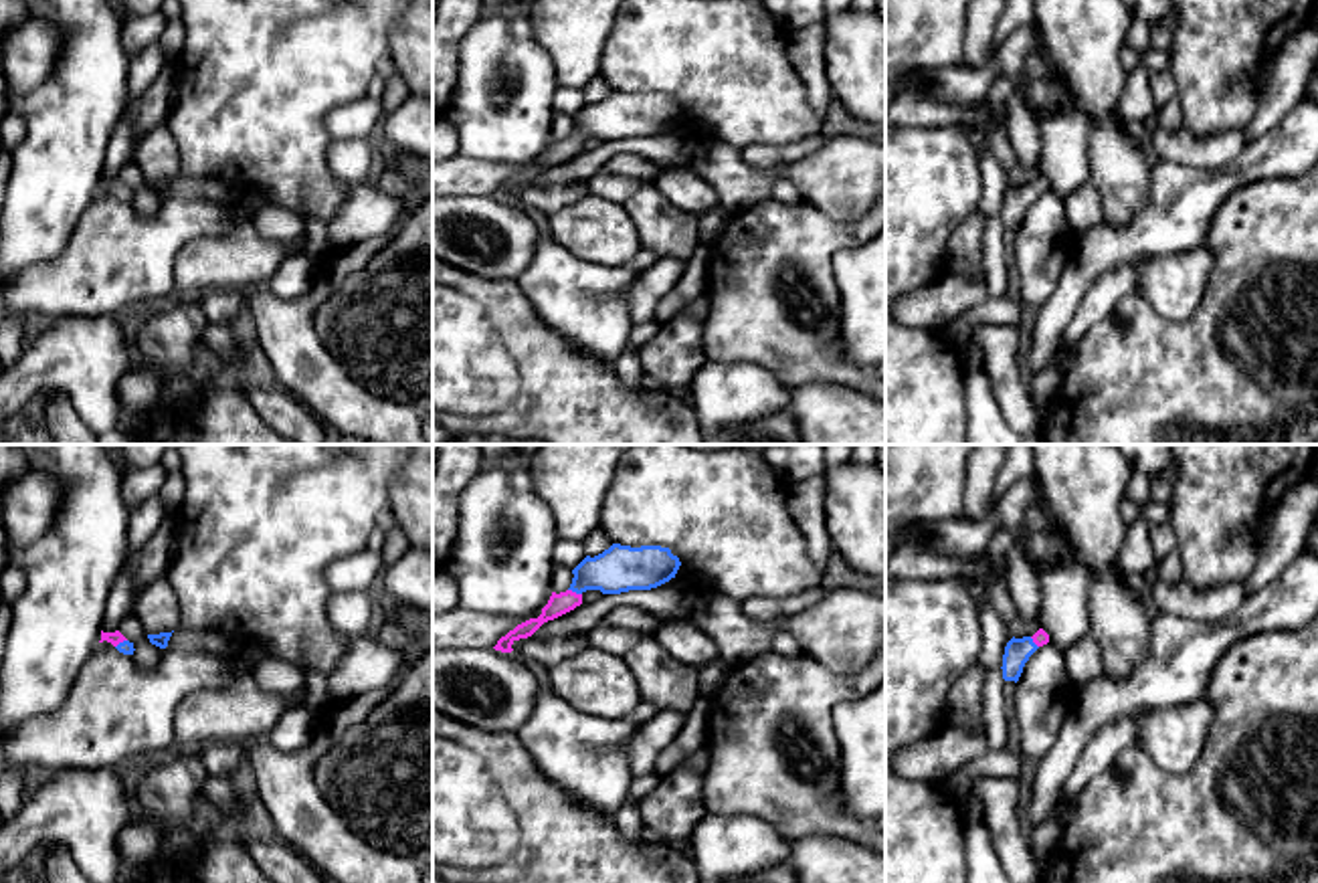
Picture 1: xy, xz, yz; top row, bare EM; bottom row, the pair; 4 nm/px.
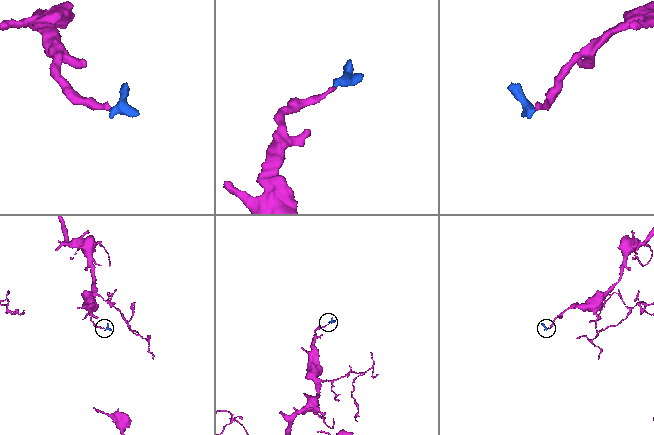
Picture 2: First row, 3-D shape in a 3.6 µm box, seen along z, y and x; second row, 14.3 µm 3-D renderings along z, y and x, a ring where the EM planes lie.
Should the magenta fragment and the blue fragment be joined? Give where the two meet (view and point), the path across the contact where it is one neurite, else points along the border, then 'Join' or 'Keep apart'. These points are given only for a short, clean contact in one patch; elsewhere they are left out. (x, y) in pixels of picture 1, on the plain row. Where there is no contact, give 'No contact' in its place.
Touches magenta at xz (575, 140). Path across: xz (562, 150), (575, 140), (593, 122), (621, 116). Join

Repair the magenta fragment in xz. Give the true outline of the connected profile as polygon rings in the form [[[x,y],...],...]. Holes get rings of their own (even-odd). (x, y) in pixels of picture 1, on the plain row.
[[[613,91],[602,101],[586,103],[574,117],[572,131],[566,139],[552,139],[538,166],[530,166],[509,178],[493,194],[511,200],[511,192],[532,184],[544,170],[554,168],[582,152],[586,137],[602,141],[621,141],[629,137],[651,137],[675,125],[681,109],[669,95],[661,93],[621,93]]]

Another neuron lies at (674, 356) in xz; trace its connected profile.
[[[705,297],[687,303],[659,325],[657,335],[639,348],[645,382],[653,388],[689,386],[708,362],[703,339]]]

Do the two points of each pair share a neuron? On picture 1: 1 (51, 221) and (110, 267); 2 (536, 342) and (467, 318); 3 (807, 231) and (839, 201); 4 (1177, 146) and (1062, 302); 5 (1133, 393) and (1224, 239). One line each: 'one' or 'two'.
1: two
2: two
3: two
4: two
5: one

